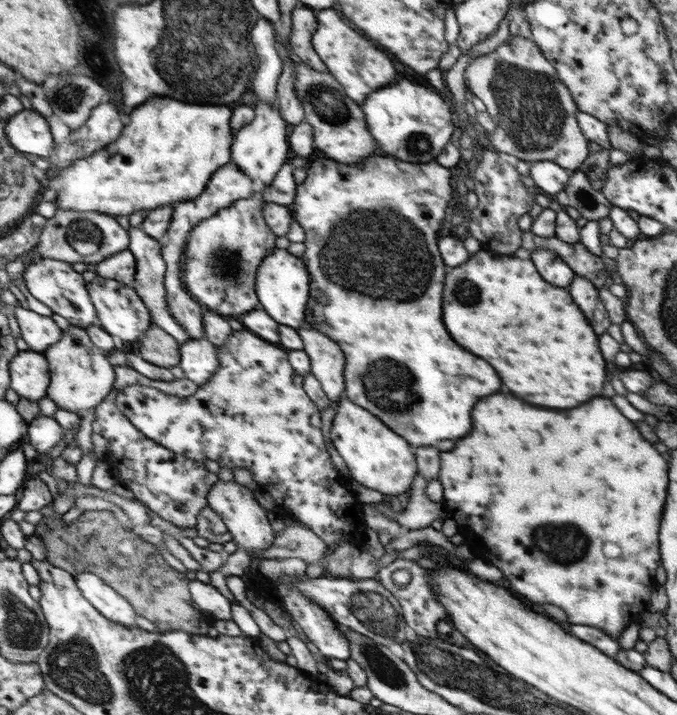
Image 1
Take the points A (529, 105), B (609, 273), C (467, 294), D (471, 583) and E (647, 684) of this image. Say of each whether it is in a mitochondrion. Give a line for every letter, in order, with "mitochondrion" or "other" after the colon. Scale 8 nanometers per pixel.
A: mitochondrion
B: other
C: mitochondrion
D: other
E: other

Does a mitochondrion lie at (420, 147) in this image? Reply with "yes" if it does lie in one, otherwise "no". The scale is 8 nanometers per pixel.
yes

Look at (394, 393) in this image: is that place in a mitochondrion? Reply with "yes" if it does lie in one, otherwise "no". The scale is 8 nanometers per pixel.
yes

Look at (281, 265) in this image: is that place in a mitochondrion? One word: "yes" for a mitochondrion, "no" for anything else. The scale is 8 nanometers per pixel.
no

